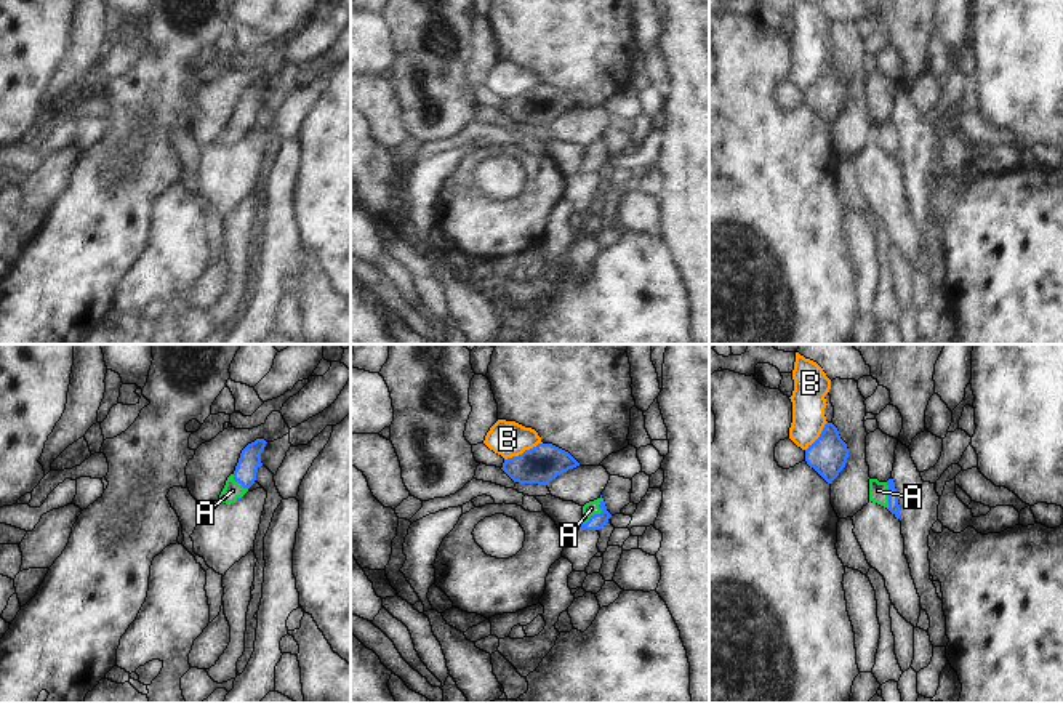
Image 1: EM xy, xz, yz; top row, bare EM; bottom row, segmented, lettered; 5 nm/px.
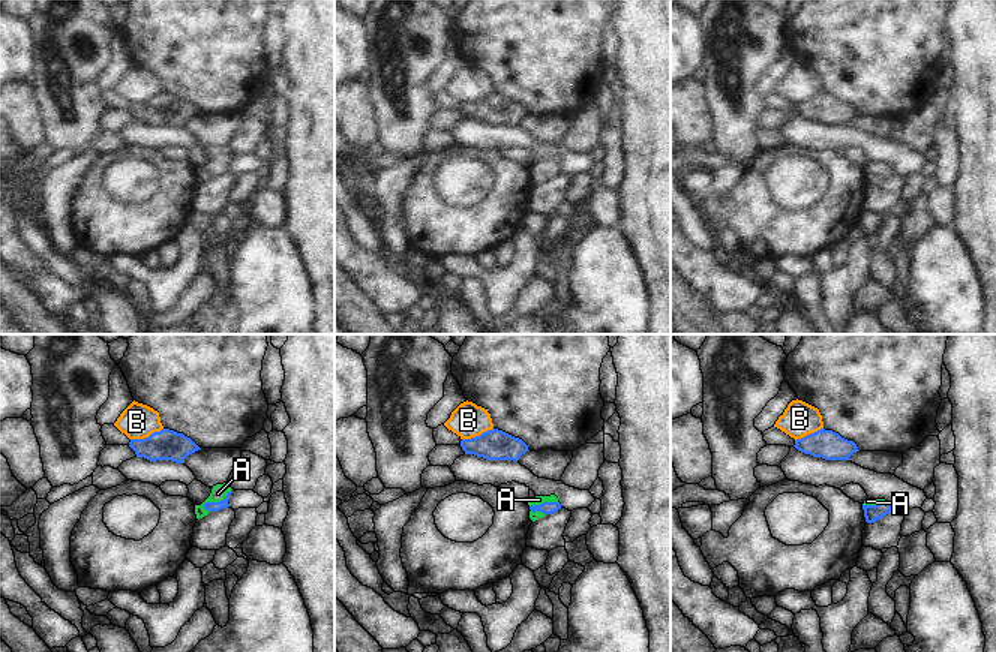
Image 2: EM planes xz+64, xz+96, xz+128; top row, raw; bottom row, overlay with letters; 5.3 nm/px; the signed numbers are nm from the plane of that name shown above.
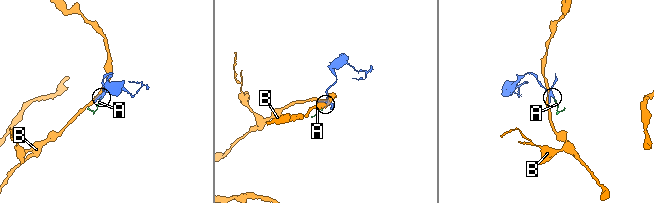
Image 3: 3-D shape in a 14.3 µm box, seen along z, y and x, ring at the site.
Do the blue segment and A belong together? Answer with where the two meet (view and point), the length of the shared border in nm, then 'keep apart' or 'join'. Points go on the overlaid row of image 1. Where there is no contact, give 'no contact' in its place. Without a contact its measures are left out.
xz (601, 513) | 170 nm | join

